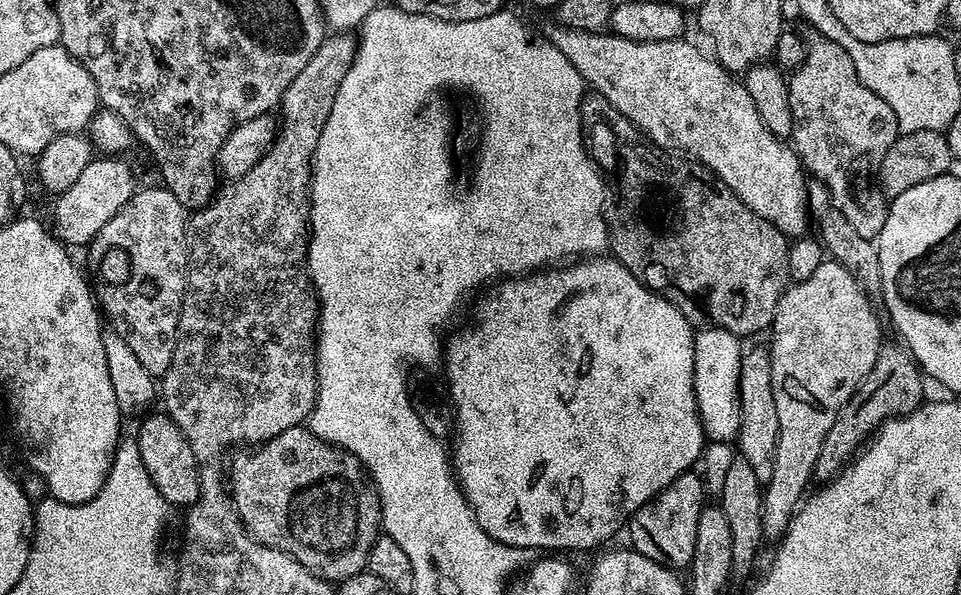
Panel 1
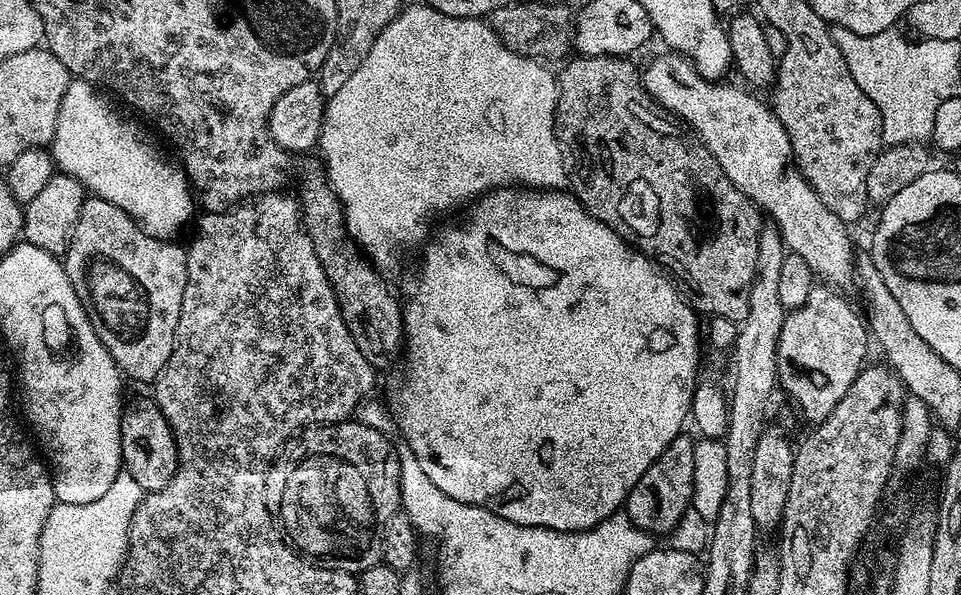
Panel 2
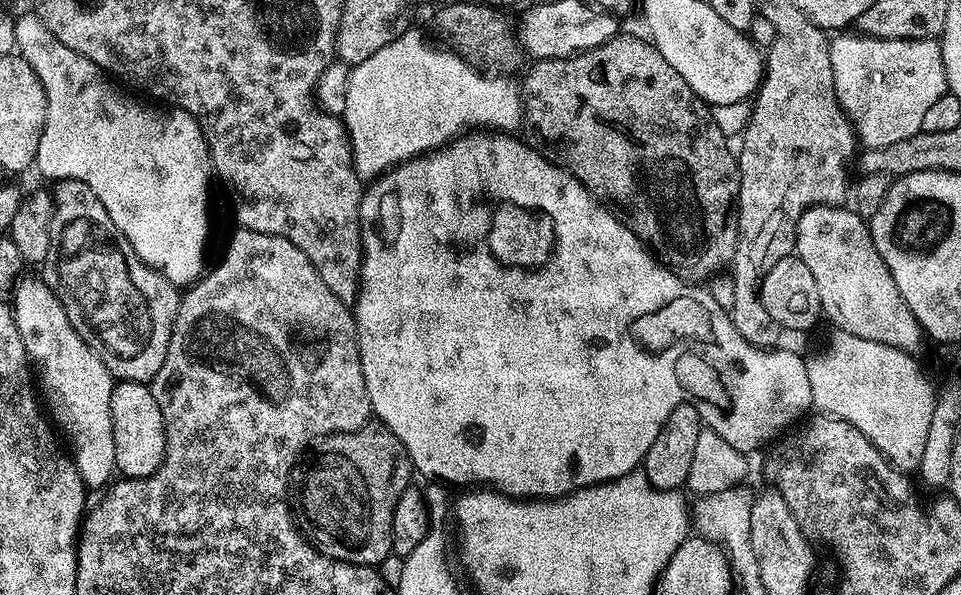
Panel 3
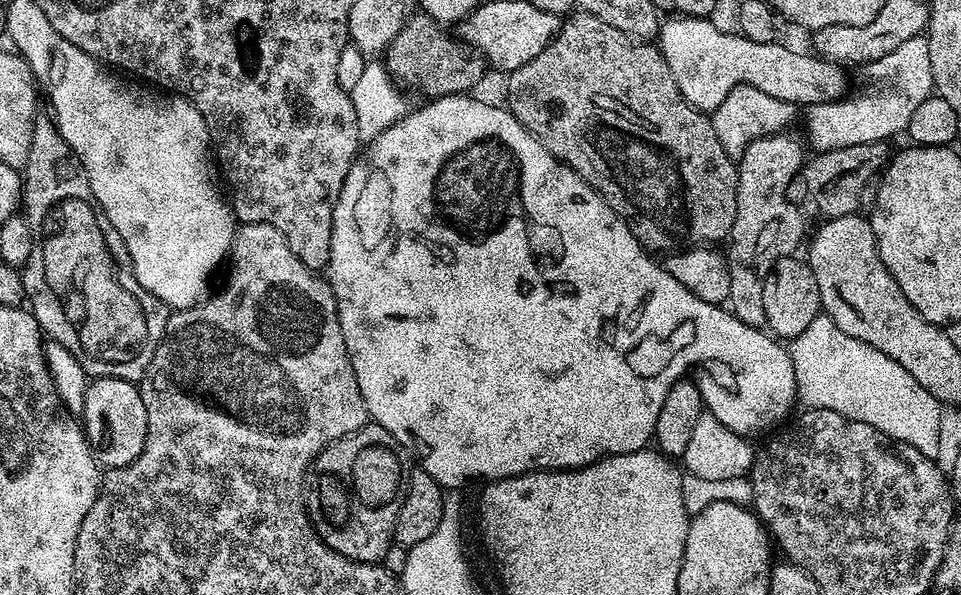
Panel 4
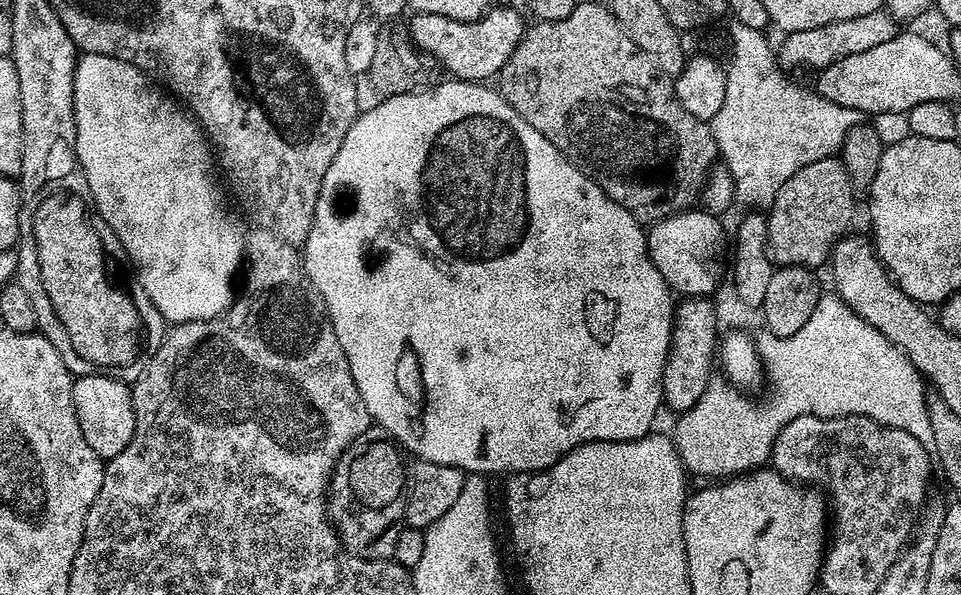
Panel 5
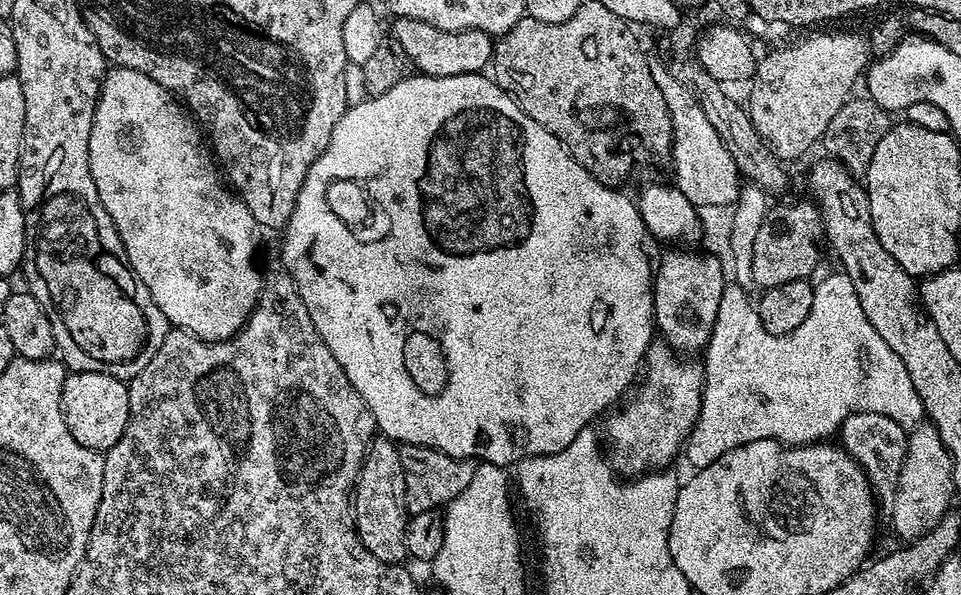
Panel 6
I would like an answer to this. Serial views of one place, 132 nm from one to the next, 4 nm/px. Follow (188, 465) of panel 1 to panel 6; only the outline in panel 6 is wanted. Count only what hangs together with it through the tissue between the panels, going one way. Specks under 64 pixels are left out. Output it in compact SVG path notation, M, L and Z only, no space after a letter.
M69 371L62 386L62 410L70 434L74 434L82 446L103 454L115 446L126 430L130 414L127 383L101 372Z

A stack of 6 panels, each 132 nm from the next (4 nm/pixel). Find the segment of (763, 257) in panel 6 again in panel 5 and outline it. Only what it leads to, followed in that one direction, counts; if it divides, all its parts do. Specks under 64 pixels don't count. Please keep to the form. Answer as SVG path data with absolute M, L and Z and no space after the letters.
M827 156L810 166L802 166L798 174L790 174L778 190L772 207L767 209L768 254L773 265L789 268L803 266L813 270L829 263L836 241L849 231L856 212L857 197L853 196L851 180L843 162Z

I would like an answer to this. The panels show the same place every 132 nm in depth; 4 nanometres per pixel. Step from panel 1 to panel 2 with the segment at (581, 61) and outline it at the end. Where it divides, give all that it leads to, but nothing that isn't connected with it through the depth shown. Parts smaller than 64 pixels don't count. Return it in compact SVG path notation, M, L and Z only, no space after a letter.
M671 50L665 53L665 56L654 57L645 72L643 69L643 91L647 95L649 92L666 111L677 112L700 135L697 136L699 143L708 149L708 153L715 158L718 166L722 166L726 178L730 178L730 182L734 182L734 186L742 190L742 194L746 194L757 209L765 213L768 211L772 215L771 223L778 229L785 249L801 256L806 266L810 266L817 281L828 286L848 283L851 285L854 280L854 251L852 252L852 240L848 237L849 225L840 220L838 214L834 214L834 210L830 210L826 202L818 198L818 194L799 171L790 166L790 161L793 159L790 138L771 107L765 101L763 104L758 97L751 96L756 94L747 87L735 88L732 84L724 84L728 82L702 78L690 60Z

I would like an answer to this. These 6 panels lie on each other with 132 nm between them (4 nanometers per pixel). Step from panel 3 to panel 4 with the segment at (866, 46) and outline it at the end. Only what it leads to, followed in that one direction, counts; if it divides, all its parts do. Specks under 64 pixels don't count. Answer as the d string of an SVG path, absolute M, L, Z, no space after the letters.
M923 35L910 38L910 42L902 42L898 50L890 50L882 58L872 60L863 65L862 72L866 79L872 83L869 92L860 92L857 96L845 95L843 100L826 102L825 104L813 104L807 109L808 128L812 131L812 144L816 152L829 152L839 148L850 146L862 146L866 142L878 142L879 140L891 141L891 136L896 136L907 129L911 115L926 98L933 95L932 75L930 74L930 46Z

